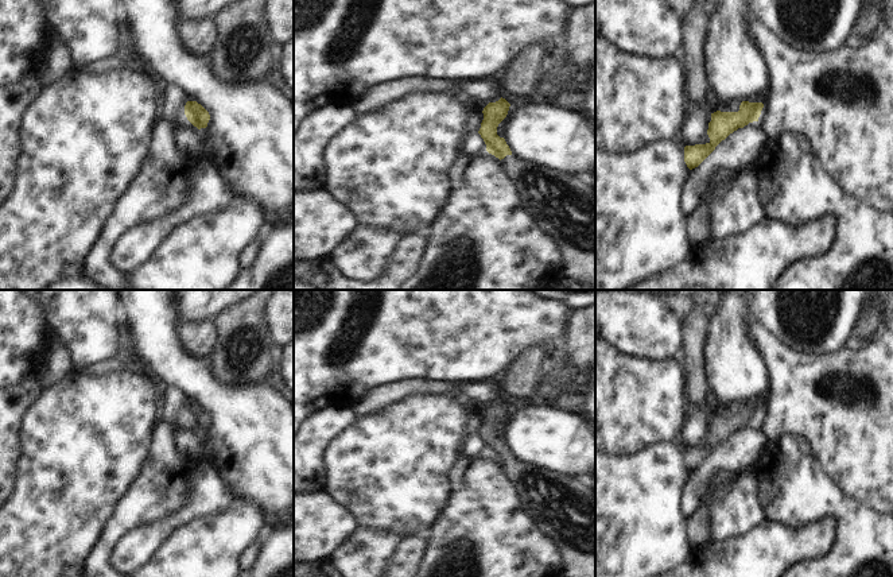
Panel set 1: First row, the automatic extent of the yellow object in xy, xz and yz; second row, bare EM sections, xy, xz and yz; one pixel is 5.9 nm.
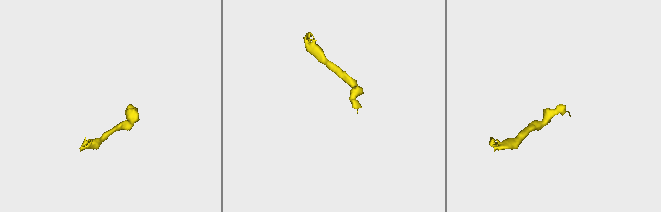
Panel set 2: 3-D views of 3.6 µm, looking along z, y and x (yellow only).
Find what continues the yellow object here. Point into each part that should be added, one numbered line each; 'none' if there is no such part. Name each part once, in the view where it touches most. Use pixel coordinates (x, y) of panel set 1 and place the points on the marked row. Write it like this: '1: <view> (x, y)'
1: xz (562, 204)

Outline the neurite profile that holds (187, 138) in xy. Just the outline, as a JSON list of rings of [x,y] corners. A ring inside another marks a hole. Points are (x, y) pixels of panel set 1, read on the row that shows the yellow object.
[[[193,124],[176,125],[174,138],[179,152],[195,159],[202,156],[202,136]]]

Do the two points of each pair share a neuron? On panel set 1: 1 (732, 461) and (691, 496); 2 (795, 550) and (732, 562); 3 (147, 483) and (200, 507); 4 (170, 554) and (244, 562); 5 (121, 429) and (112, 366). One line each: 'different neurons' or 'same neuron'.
1: same neuron
2: same neuron
3: different neurons
4: different neurons
5: different neurons

